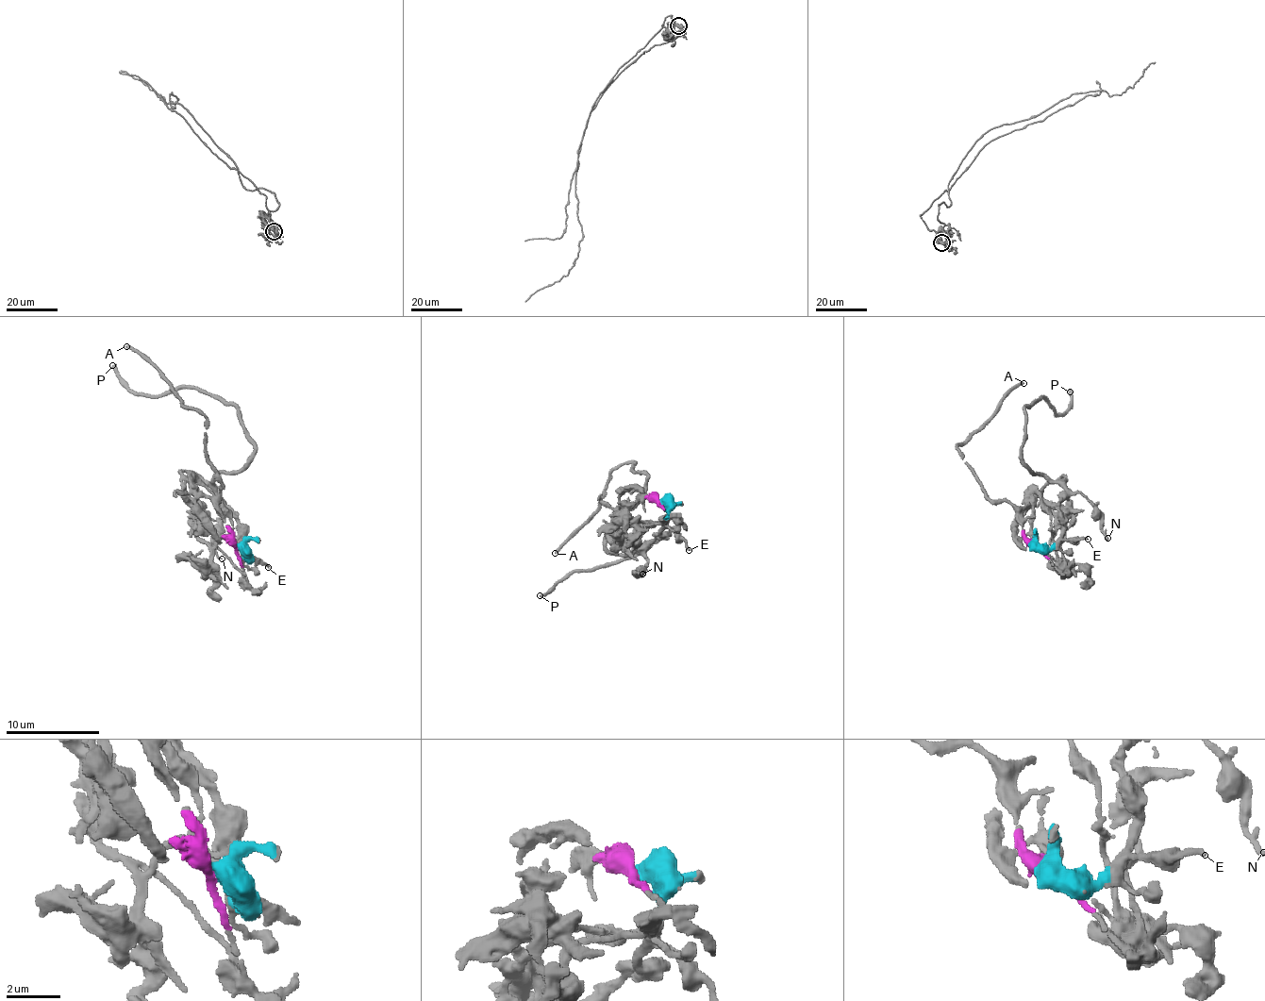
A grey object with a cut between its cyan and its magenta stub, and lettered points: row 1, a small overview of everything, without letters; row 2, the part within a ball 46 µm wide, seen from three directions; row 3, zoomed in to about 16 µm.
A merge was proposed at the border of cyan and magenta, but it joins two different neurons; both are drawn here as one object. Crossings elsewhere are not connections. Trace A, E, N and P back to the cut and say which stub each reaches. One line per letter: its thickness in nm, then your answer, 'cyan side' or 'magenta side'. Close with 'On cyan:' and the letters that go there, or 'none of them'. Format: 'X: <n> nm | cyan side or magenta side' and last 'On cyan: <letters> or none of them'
A: 240 nm | magenta side
E: 190 nm | cyan side
N: 170 nm | cyan side
P: 280 nm | cyan side
On cyan: E, N, P

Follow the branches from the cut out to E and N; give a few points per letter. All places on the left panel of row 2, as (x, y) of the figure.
E: (236, 546), (269, 567)
N: (236, 546), (243, 556), (235, 511), (224, 501), (215, 540), (215, 549), (222, 558)

